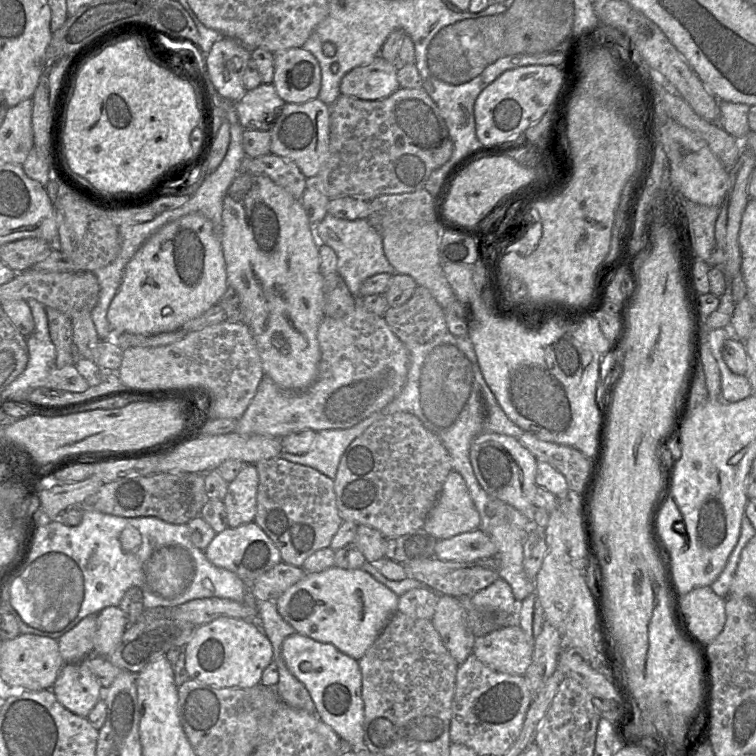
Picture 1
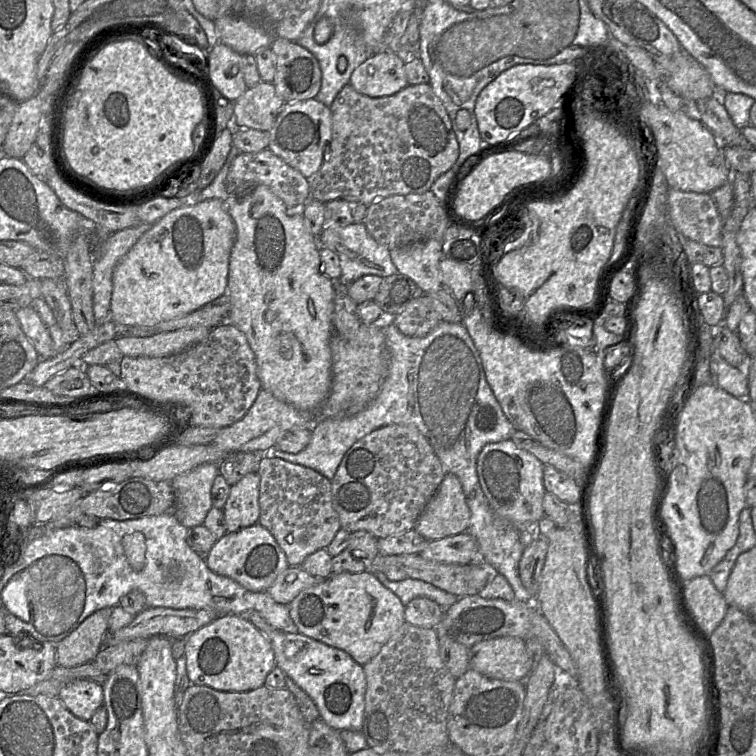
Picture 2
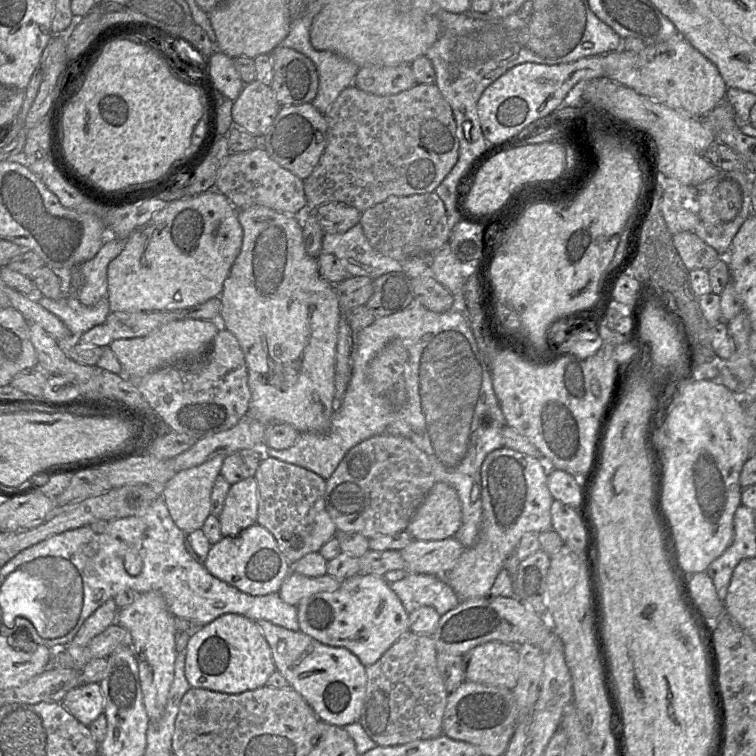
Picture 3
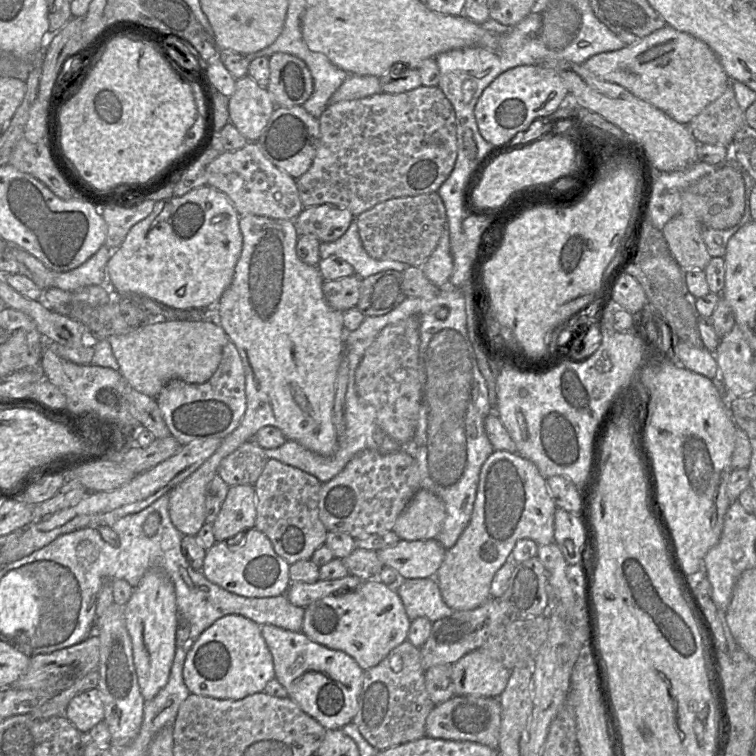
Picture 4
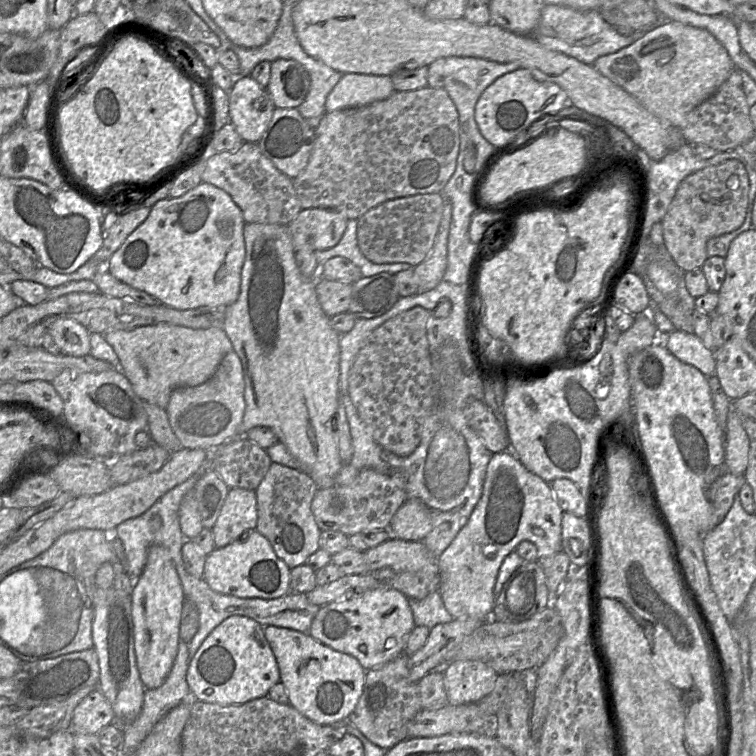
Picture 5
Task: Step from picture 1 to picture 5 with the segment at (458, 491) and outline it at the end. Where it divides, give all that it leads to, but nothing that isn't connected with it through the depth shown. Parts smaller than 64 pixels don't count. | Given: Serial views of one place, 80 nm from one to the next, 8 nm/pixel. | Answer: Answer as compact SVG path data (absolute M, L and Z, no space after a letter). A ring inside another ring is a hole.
M408 498L391 519L390 539L421 541L432 530L429 508L417 498Z

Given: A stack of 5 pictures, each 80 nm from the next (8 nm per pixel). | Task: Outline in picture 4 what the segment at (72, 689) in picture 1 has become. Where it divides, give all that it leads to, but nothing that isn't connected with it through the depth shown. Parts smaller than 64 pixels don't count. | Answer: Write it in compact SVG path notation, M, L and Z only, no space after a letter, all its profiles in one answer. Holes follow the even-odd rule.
M90 689L73 697L66 718L83 734L87 734L104 719L104 702L98 689Z

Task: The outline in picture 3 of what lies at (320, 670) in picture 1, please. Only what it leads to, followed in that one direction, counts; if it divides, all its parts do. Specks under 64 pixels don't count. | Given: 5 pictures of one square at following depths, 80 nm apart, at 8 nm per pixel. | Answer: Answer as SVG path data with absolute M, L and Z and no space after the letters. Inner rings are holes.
M258 620L278 670L311 707L317 718L336 726L358 722L366 692L365 666L344 647L323 644L315 638L292 631L267 620Z

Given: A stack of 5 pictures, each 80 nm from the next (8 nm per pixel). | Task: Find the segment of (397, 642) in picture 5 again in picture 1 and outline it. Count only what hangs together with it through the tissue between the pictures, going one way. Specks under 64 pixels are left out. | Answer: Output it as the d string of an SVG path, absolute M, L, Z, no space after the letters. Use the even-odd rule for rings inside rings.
M337 566L324 571L307 573L304 578L289 587L275 604L279 614L296 631L316 641L331 643L341 652L359 660L381 633L391 616L398 611L397 596L384 584L362 569L343 569Z

